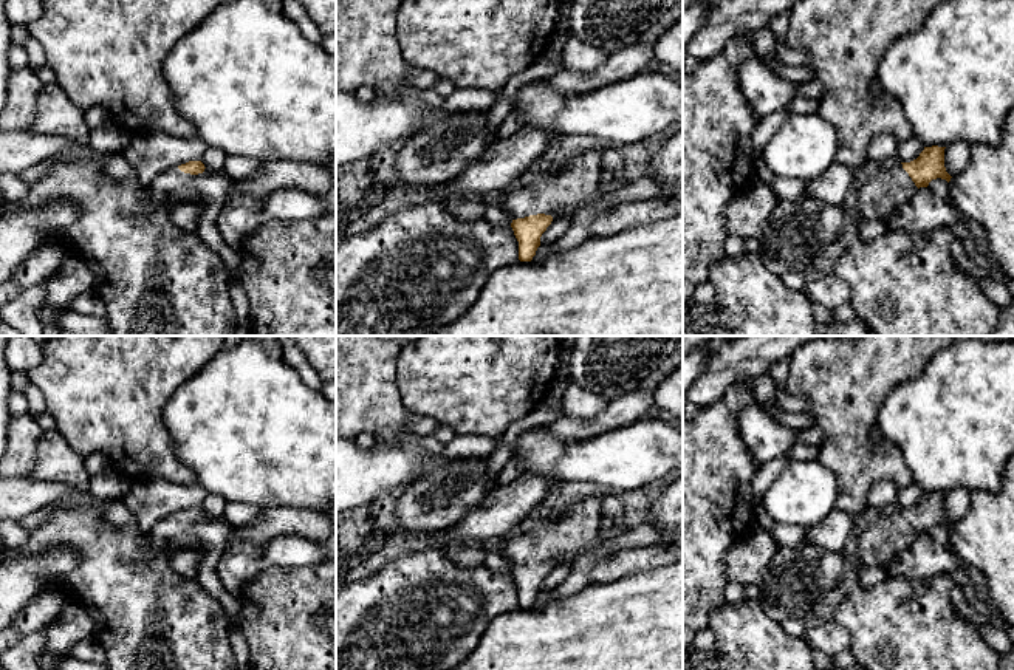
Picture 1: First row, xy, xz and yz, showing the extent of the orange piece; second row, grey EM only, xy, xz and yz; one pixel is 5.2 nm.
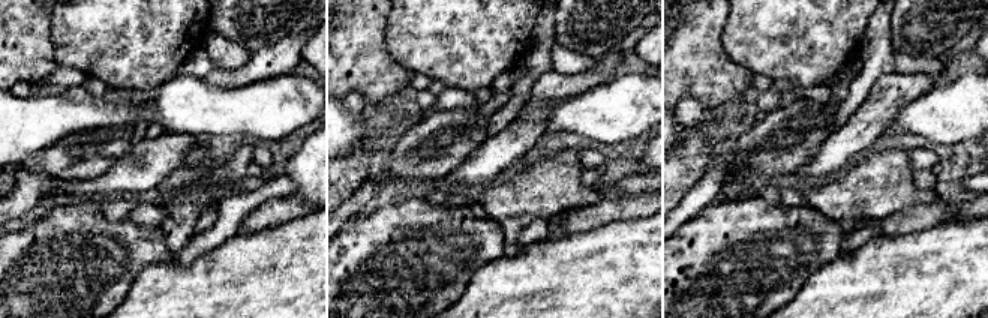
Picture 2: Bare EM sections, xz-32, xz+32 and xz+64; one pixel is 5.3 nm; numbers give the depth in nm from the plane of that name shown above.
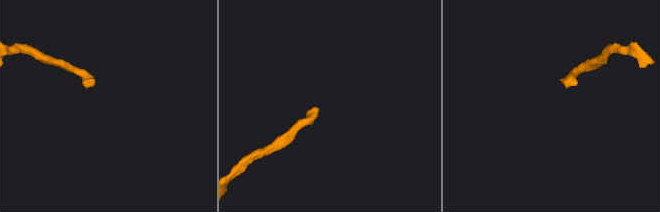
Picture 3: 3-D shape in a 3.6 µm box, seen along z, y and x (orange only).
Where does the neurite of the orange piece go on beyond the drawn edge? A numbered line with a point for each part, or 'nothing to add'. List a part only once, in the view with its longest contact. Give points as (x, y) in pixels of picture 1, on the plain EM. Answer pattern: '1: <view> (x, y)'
1: xz (564, 534)

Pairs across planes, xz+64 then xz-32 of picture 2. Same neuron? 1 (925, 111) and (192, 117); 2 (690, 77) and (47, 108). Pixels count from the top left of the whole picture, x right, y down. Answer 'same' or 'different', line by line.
1: same
2: different

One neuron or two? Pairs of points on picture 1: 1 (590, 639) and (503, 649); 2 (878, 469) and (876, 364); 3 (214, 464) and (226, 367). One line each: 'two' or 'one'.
1: one
2: one
3: one

